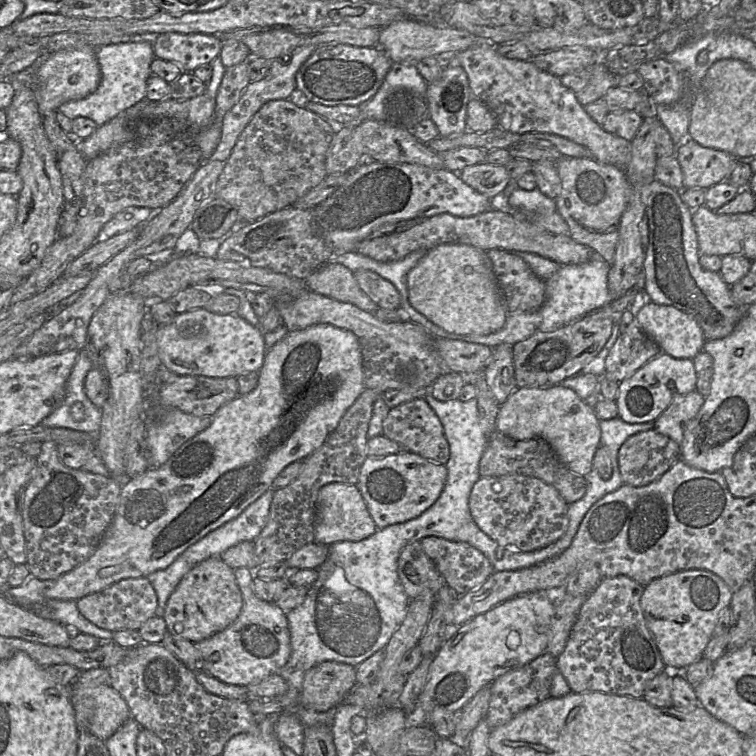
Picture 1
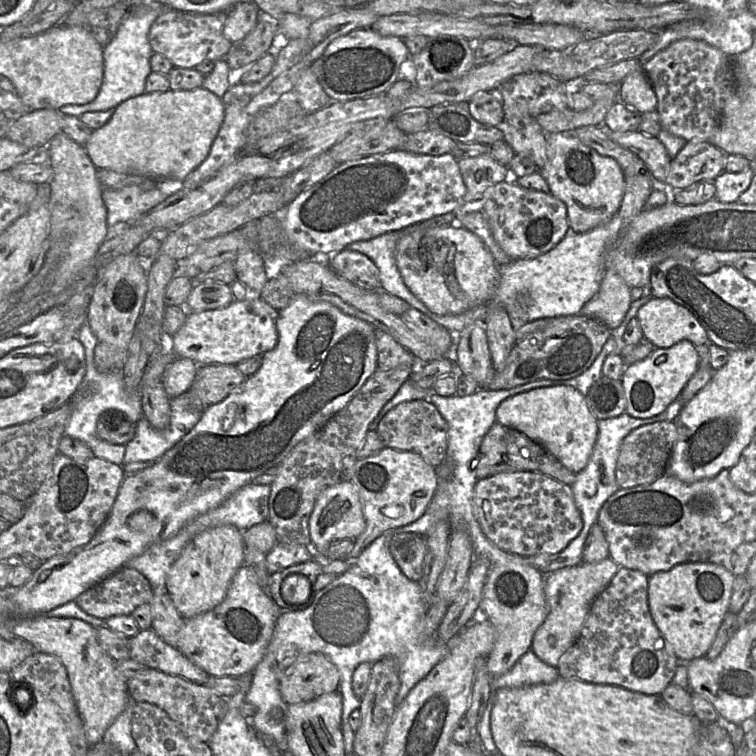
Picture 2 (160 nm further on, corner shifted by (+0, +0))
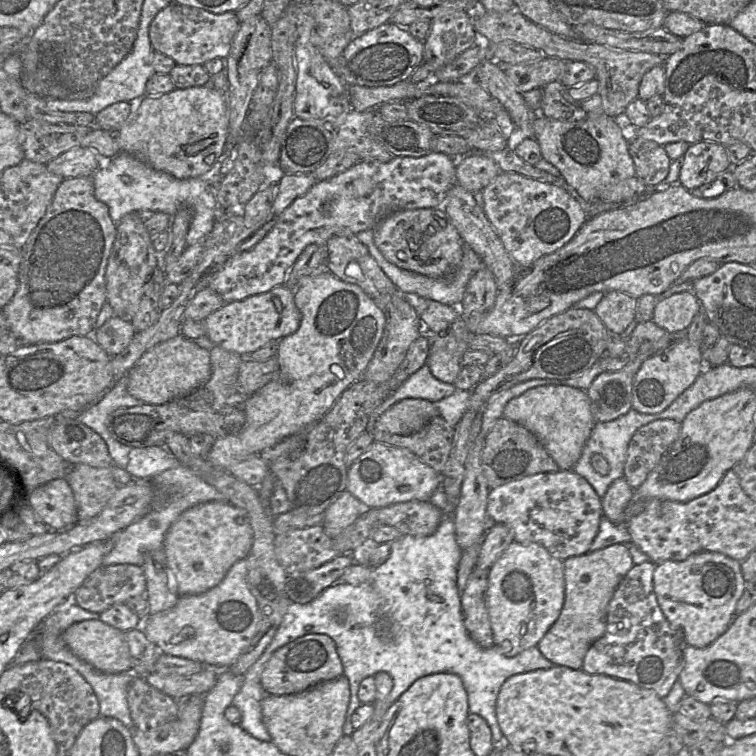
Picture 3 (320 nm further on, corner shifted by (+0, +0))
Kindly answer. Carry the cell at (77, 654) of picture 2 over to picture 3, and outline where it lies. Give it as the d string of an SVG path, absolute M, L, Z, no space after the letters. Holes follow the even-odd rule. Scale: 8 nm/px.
M85 620L72 624L63 632L62 640L75 656L101 672L118 674L132 671L125 633L101 620Z

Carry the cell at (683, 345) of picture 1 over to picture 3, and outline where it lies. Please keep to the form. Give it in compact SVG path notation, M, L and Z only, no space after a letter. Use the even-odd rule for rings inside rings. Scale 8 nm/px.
M684 291L660 300L652 321L668 333L676 333L687 329L700 312L701 304L695 294Z

